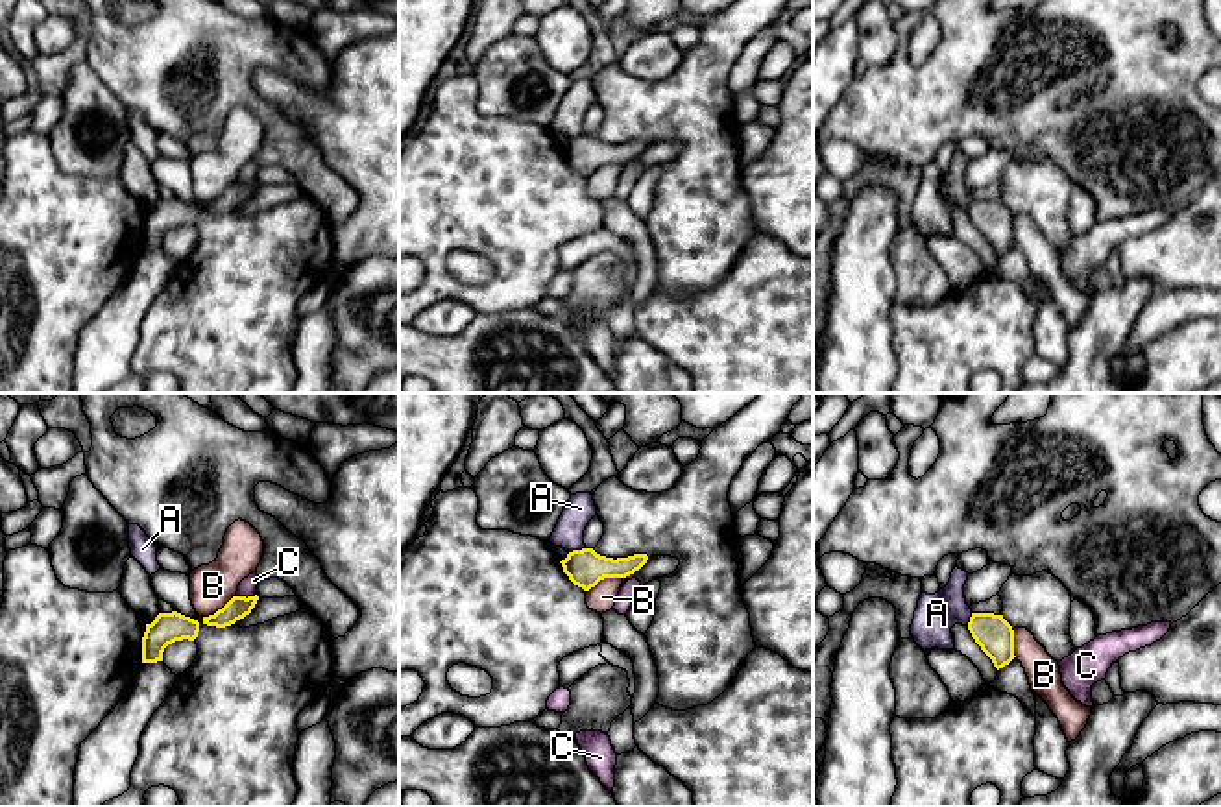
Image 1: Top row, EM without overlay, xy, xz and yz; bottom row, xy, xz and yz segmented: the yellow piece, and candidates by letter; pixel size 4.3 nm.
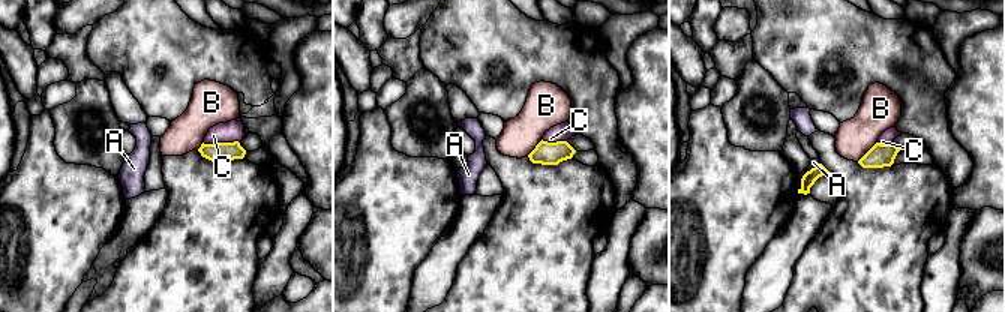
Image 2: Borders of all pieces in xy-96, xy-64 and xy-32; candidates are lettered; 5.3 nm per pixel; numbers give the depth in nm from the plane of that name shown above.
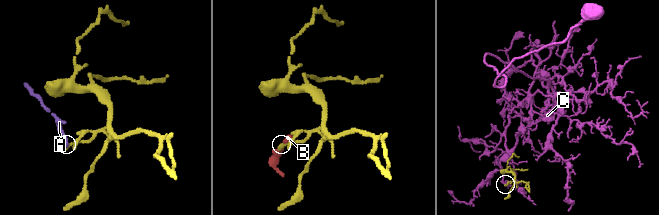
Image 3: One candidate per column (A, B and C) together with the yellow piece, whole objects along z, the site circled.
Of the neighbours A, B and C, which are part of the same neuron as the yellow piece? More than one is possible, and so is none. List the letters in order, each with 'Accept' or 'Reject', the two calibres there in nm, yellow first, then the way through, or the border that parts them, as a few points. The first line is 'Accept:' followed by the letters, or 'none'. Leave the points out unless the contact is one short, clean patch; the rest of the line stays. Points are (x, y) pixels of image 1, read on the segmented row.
Accept: none
A: Reject. Thickness 160 nm (yellow) against 130 nm
B: Reject. Thickness 160 nm (yellow) against 120 nm
C: Reject. Thickness 100 nm (yellow) against 80 nm. Boundary: xy (255, 595), (237, 597)

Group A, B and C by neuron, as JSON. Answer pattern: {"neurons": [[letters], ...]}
{"neurons": [["A"], ["B"], ["C"]]}

